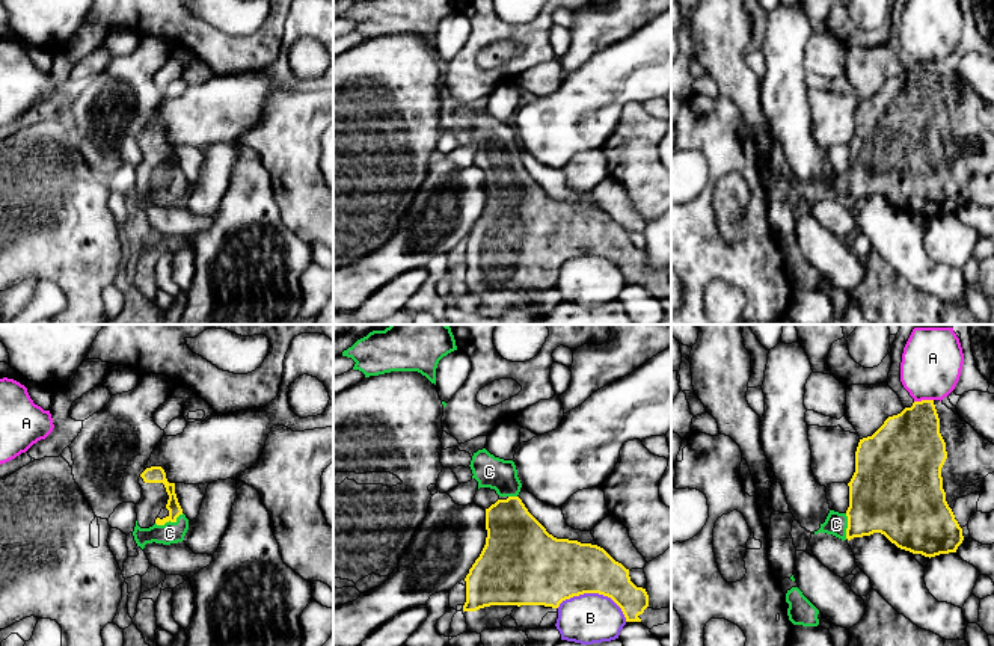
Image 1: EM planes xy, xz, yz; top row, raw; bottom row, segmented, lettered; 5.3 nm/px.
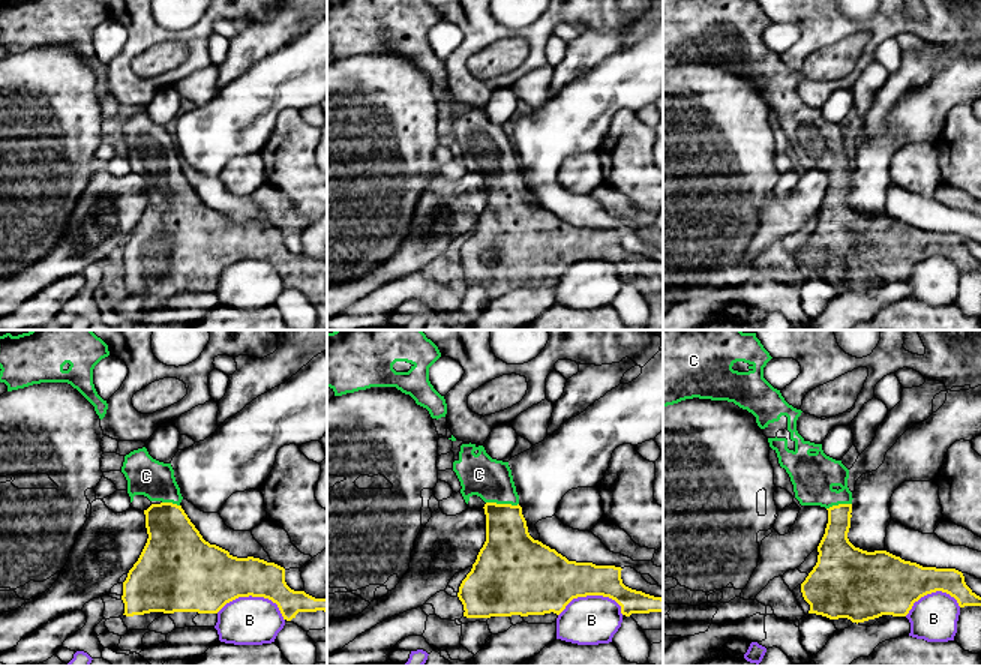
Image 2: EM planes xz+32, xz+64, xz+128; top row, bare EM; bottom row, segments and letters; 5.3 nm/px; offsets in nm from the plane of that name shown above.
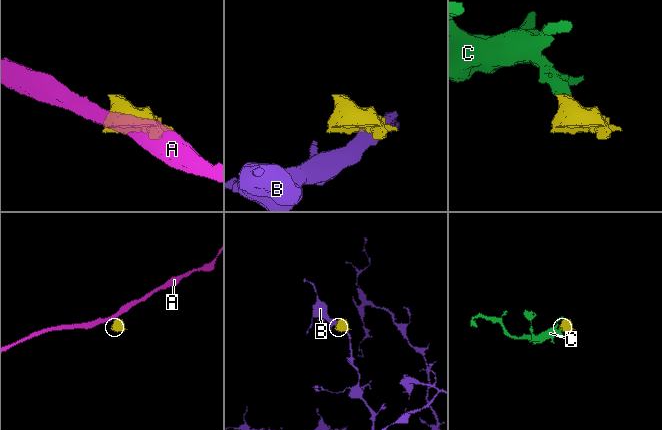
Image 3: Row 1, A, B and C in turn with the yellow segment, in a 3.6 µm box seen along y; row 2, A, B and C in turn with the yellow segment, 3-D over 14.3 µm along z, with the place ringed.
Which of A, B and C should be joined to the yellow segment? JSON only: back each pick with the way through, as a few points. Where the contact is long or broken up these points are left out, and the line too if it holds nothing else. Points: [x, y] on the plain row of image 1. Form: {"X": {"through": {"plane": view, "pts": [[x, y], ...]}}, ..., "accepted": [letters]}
{"C": {"through": {"plane": "xy", "pts": [[157, 136], [171, 151], [169, 181], [169, 195]]}}, "accepted": ["C"]}

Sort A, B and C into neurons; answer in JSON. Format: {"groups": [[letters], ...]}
{"groups": [["A"], ["B"], ["C"]]}

